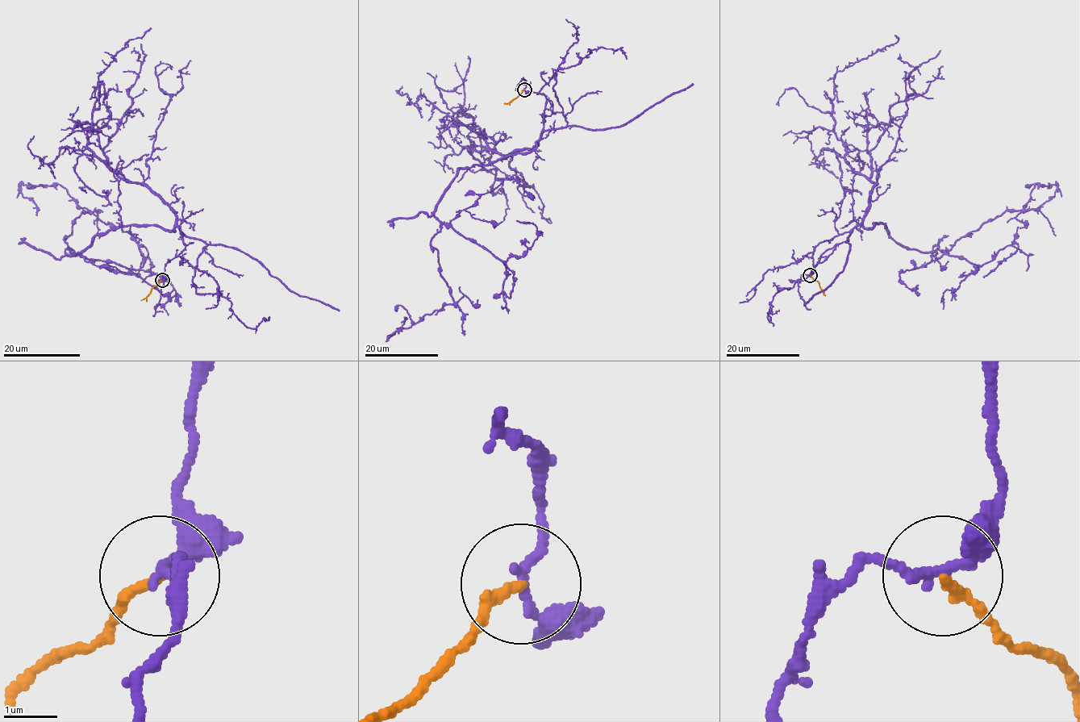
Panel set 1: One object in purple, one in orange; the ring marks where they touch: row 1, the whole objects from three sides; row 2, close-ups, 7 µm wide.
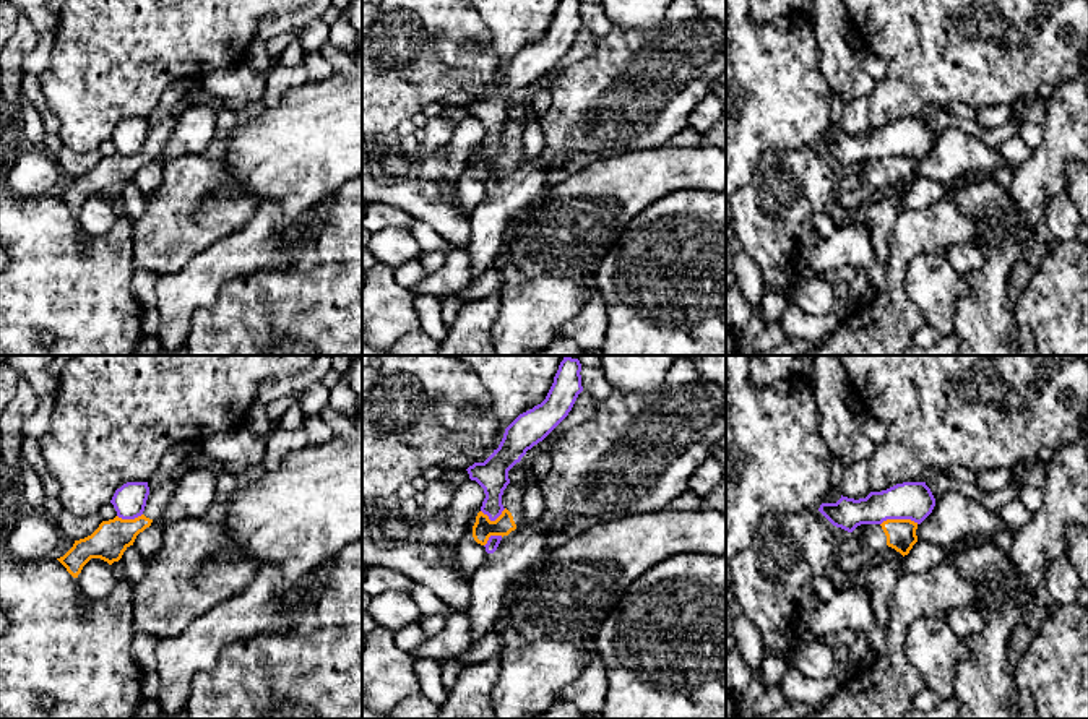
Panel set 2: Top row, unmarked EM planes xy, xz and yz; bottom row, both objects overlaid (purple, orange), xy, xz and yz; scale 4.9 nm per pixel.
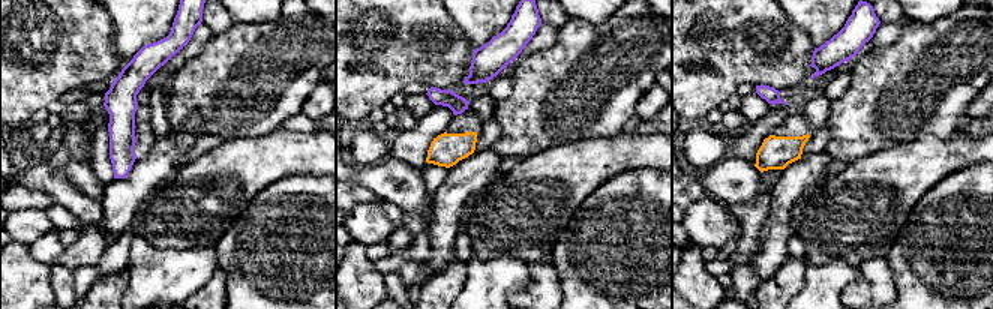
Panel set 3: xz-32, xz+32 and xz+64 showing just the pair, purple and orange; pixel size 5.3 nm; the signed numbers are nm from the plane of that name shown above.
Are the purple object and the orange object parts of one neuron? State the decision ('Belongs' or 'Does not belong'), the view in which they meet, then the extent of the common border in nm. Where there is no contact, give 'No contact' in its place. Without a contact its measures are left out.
Does not belong. Touches purple in yz. Shared border 190 nm

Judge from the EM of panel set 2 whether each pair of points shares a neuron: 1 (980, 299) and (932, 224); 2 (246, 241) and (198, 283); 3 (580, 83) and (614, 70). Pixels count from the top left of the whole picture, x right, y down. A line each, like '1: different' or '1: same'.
1: different
2: same
3: same

